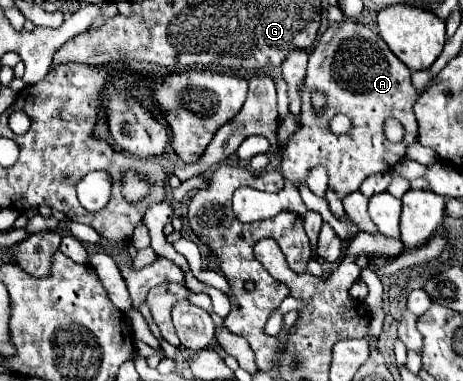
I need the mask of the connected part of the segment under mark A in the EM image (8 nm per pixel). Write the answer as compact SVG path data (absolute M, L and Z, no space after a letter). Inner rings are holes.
M355 19L331 23L309 55L303 107L299 113L303 127L299 127L299 135L291 137L285 153L281 155L283 177L299 187L307 181L311 169L325 167L329 187L339 195L339 199L347 197L351 191L357 191L369 175L391 171L405 157L405 149L417 141L417 121L413 115L417 99L419 91L411 83L411 71L395 59L393 51L377 31ZM315 91L323 93L327 99L321 115L311 107ZM337 113L345 113L353 121L347 135L333 135L329 131L329 121ZM389 117L395 117L405 127L401 143L391 143L383 133L383 123Z

